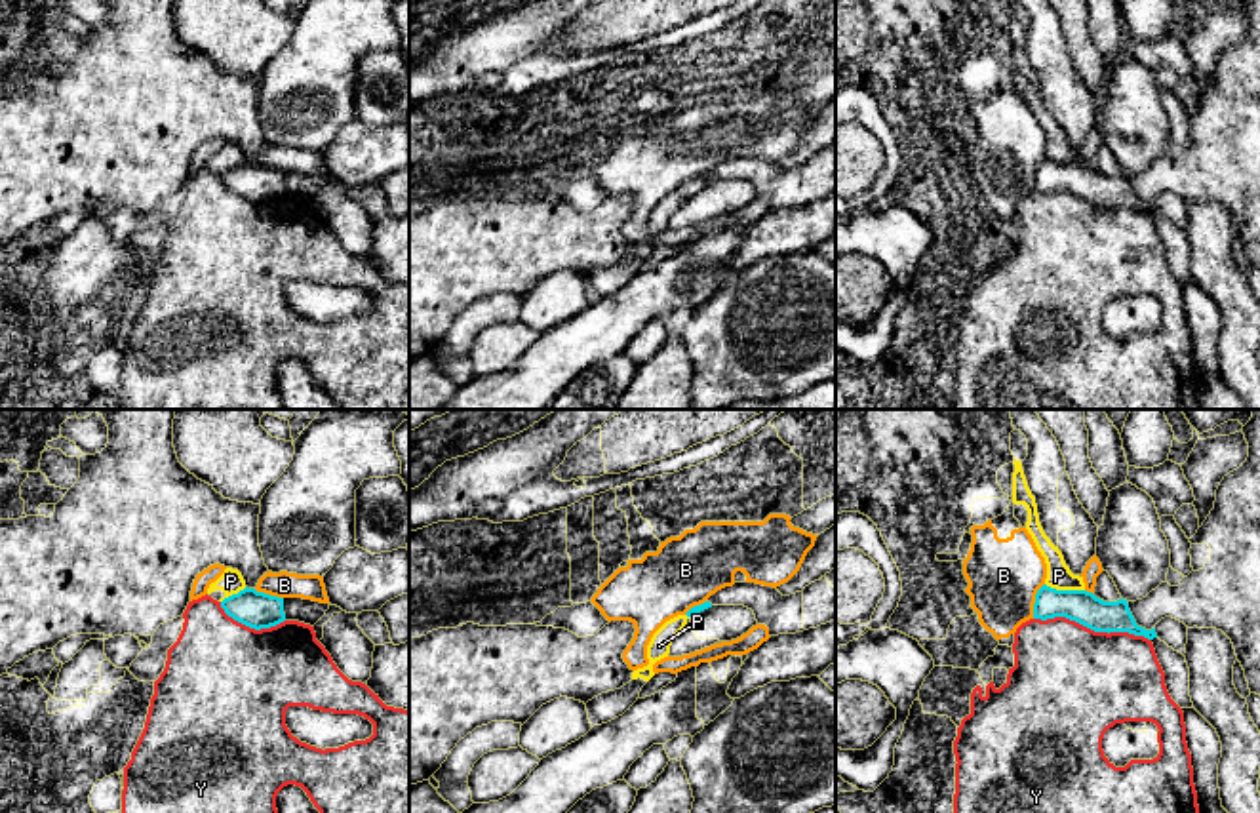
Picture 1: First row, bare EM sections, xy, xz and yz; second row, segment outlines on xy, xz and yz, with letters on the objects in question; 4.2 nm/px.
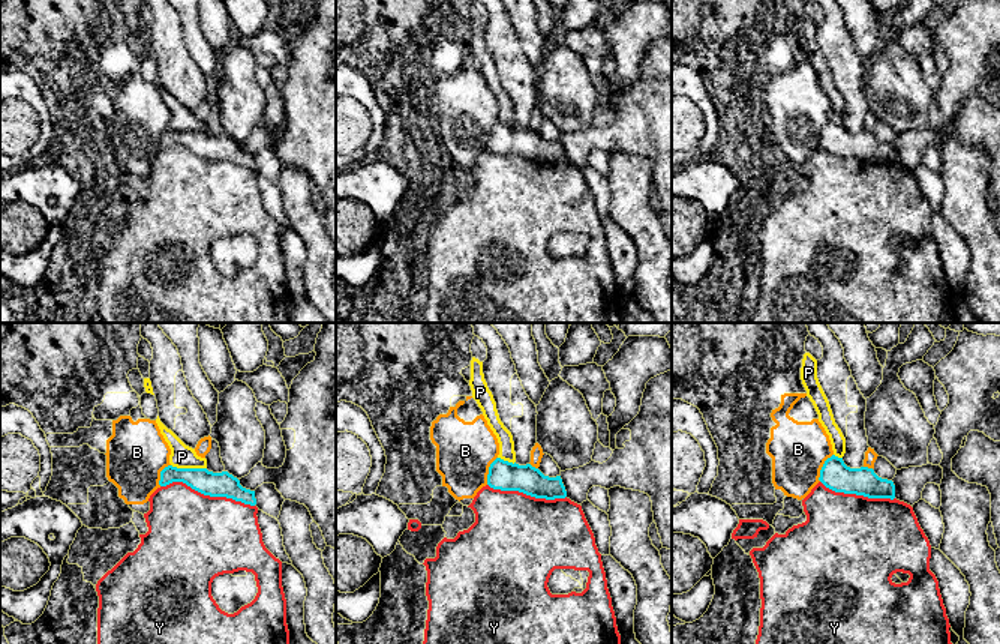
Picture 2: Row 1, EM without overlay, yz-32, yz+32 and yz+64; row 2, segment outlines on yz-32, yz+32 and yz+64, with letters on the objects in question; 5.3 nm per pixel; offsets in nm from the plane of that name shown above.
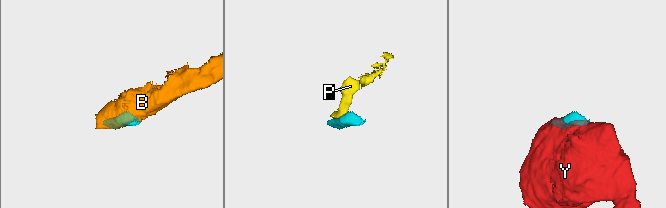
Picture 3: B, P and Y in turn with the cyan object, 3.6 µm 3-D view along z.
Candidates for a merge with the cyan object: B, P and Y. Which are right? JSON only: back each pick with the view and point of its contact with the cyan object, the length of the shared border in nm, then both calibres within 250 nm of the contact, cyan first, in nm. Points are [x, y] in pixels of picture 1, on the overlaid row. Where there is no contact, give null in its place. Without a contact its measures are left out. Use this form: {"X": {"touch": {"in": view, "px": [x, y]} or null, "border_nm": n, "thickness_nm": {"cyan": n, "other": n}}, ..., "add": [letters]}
{"add": []}

